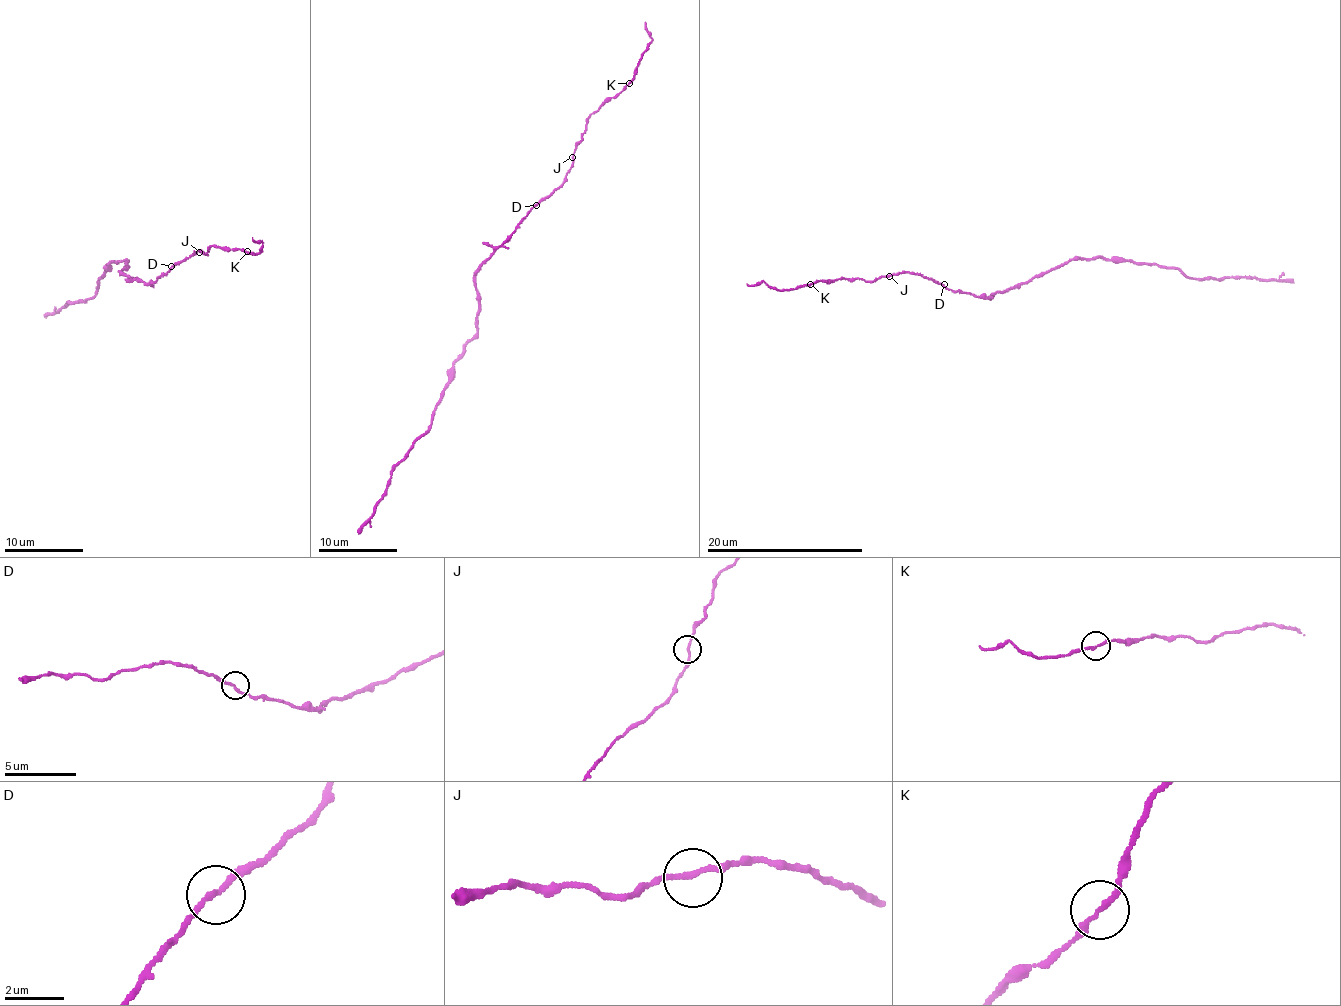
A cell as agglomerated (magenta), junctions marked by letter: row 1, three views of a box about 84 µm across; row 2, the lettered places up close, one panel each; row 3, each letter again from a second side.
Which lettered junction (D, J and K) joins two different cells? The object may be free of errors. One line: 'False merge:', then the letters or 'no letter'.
False merge: no letter

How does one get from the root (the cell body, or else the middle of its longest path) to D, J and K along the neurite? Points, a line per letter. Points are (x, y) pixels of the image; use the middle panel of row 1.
D: (484, 262), (535, 206)
J: (484, 262), (528, 212), (563, 182), (572, 157)
K: (484, 262), (528, 212), (563, 182), (572, 163), (574, 149), (583, 138), (587, 119), (622, 92), (628, 83)

